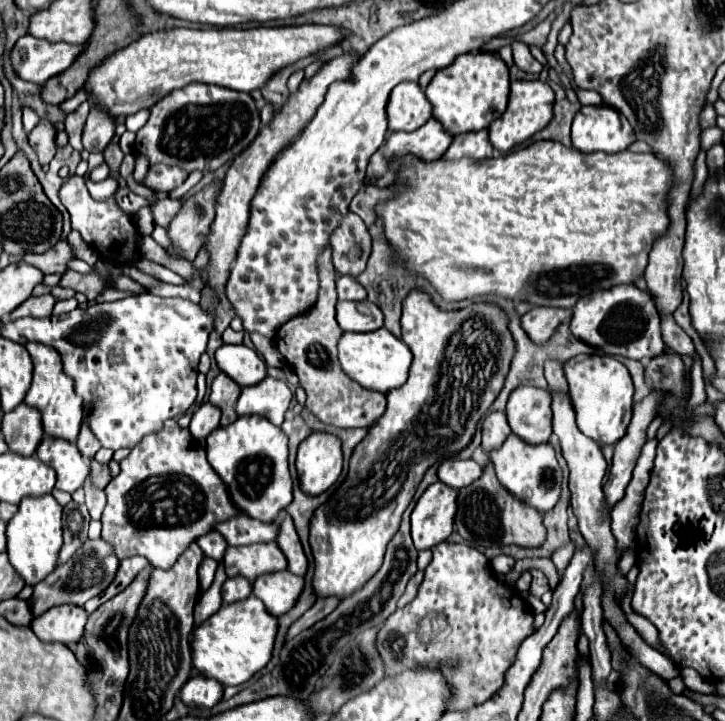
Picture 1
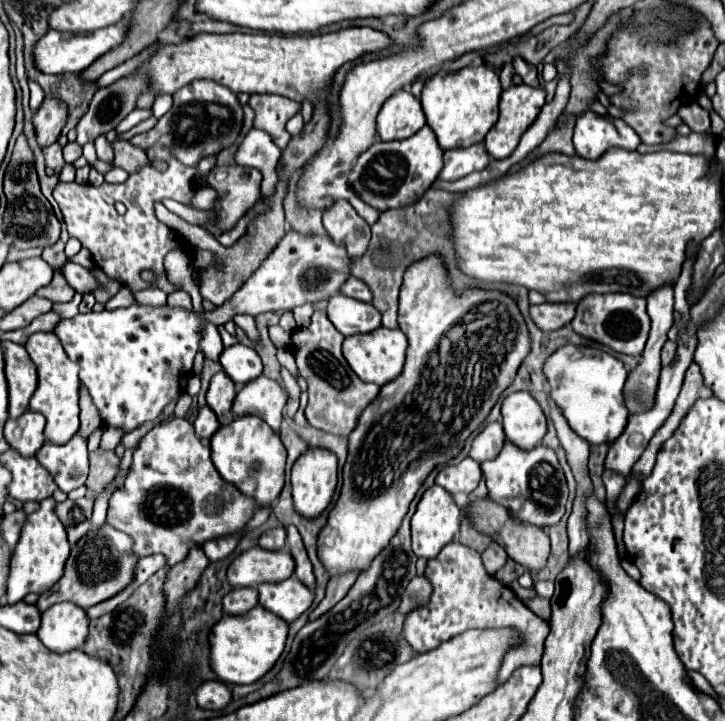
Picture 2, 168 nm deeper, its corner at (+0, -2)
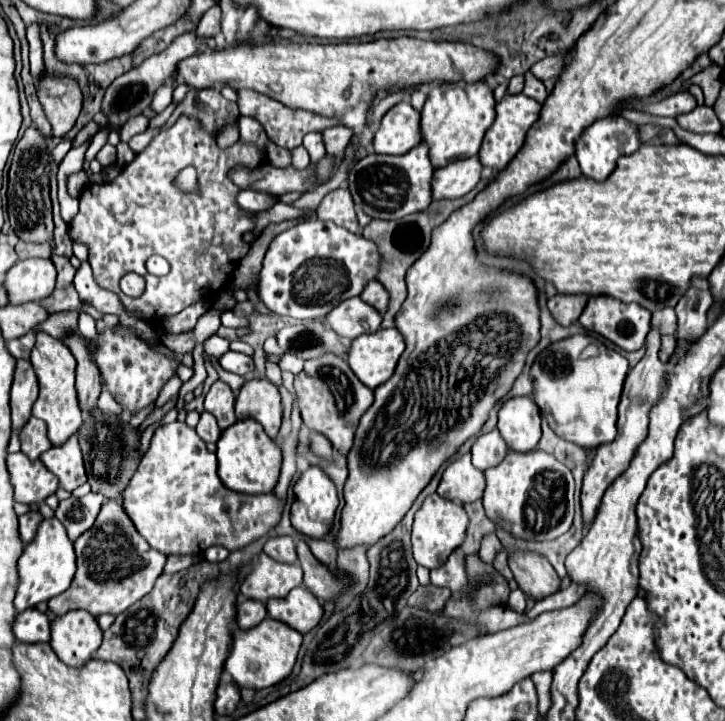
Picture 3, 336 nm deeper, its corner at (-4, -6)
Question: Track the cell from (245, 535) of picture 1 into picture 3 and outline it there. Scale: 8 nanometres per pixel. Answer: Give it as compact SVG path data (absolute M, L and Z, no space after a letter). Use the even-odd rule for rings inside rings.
M274 536L264 544L264 552L272 556L278 562L296 562L296 552L294 552L294 538L292 536Z

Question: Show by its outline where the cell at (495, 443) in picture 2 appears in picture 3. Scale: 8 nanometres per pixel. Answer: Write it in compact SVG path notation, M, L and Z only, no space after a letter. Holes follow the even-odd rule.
M492 430L488 434L478 436L478 440L472 446L472 464L478 470L486 470L490 466L498 466L508 452L508 446L498 430Z

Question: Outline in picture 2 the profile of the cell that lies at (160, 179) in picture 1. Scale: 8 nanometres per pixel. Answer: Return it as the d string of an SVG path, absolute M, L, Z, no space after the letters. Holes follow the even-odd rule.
M154 144L154 148L146 150L148 160L160 158L168 162L166 172L158 172L154 166L146 164L140 170L132 172L126 182L122 184L58 184L54 188L54 198L62 210L62 218L66 224L66 230L70 238L80 240L82 248L88 248L92 254L94 264L110 278L118 280L122 286L126 286L132 294L138 290L148 288L150 284L140 280L142 270L150 270L156 274L154 286L164 290L166 294L172 294L178 290L168 278L166 270L162 266L162 260L172 250L188 250L186 240L180 236L180 232L168 228L164 222L160 222L154 214L154 204L162 202L164 198L172 198L176 202L182 202L190 206L192 196L196 192L196 186L192 182L198 176L196 166L184 166L174 156L170 156L168 148L162 148L160 144ZM118 204L122 204L126 210L120 214Z

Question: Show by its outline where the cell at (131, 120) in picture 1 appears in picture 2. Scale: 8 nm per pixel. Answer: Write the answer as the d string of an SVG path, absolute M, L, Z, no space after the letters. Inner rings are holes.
M162 94L162 96L158 96L156 98L156 102L154 102L154 116L156 118L160 118L160 116L164 116L170 108L172 108L172 96L170 94Z

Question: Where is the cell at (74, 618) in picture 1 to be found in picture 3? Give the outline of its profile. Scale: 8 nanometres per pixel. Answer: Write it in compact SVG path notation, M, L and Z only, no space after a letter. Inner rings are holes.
M72 610L50 624L50 646L68 666L82 666L98 650L102 630L86 610Z

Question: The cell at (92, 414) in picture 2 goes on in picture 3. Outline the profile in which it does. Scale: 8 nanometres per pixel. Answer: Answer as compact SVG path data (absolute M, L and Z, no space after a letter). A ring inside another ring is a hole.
M74 334L64 340L64 344L74 354L78 368L76 368L76 390L78 390L78 402L80 410L90 416L96 408L98 396L100 396L100 376L98 368L94 368L94 360L90 360L90 352L86 352L86 344L82 344L82 336Z

